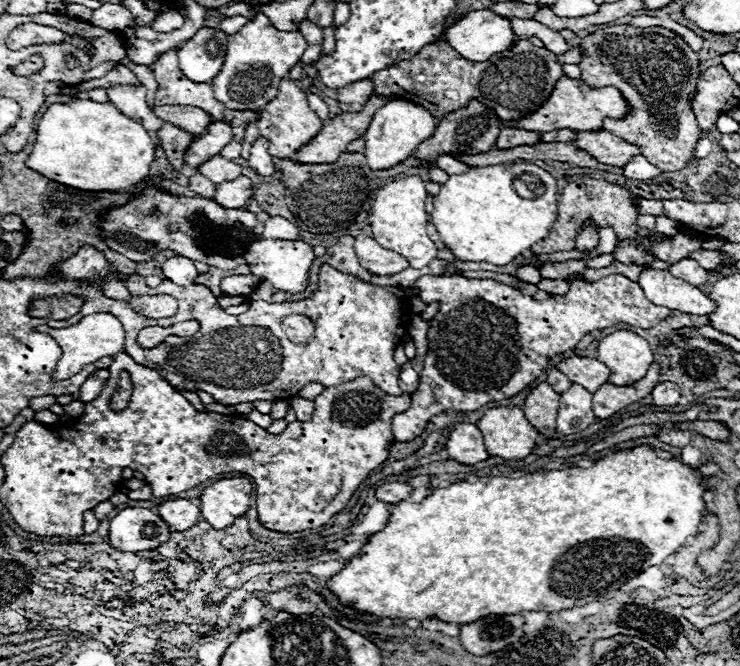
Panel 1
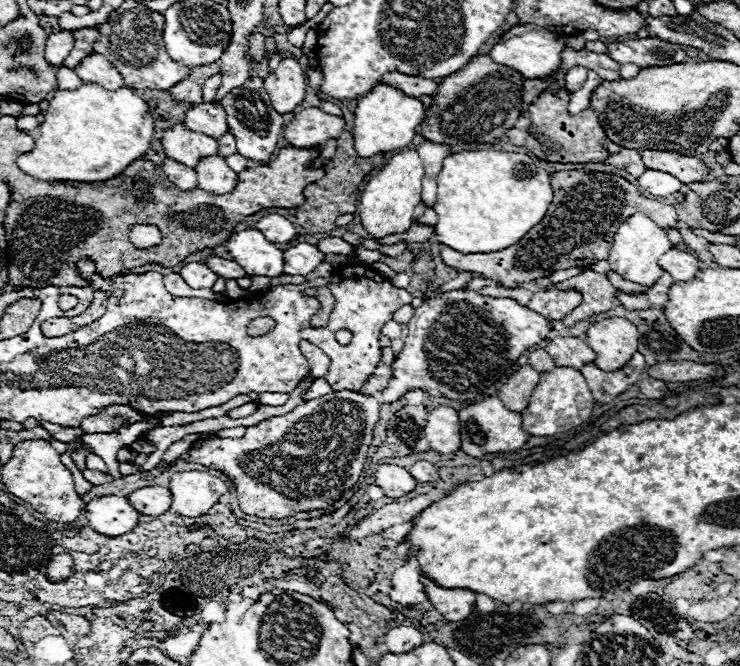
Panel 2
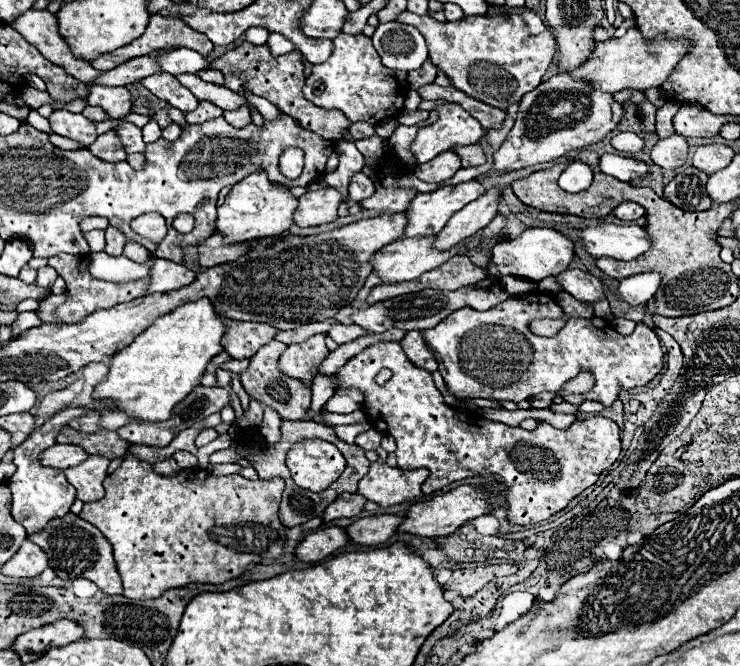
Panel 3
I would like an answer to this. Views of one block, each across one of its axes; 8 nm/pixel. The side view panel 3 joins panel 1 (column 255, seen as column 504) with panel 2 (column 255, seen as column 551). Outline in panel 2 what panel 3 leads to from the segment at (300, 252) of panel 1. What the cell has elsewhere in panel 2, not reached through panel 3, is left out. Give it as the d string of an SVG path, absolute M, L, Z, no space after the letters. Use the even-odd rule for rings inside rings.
M256 228L232 232L226 246L250 276L276 278L284 274L284 252L278 250L274 242L268 242L260 230L256 232Z

